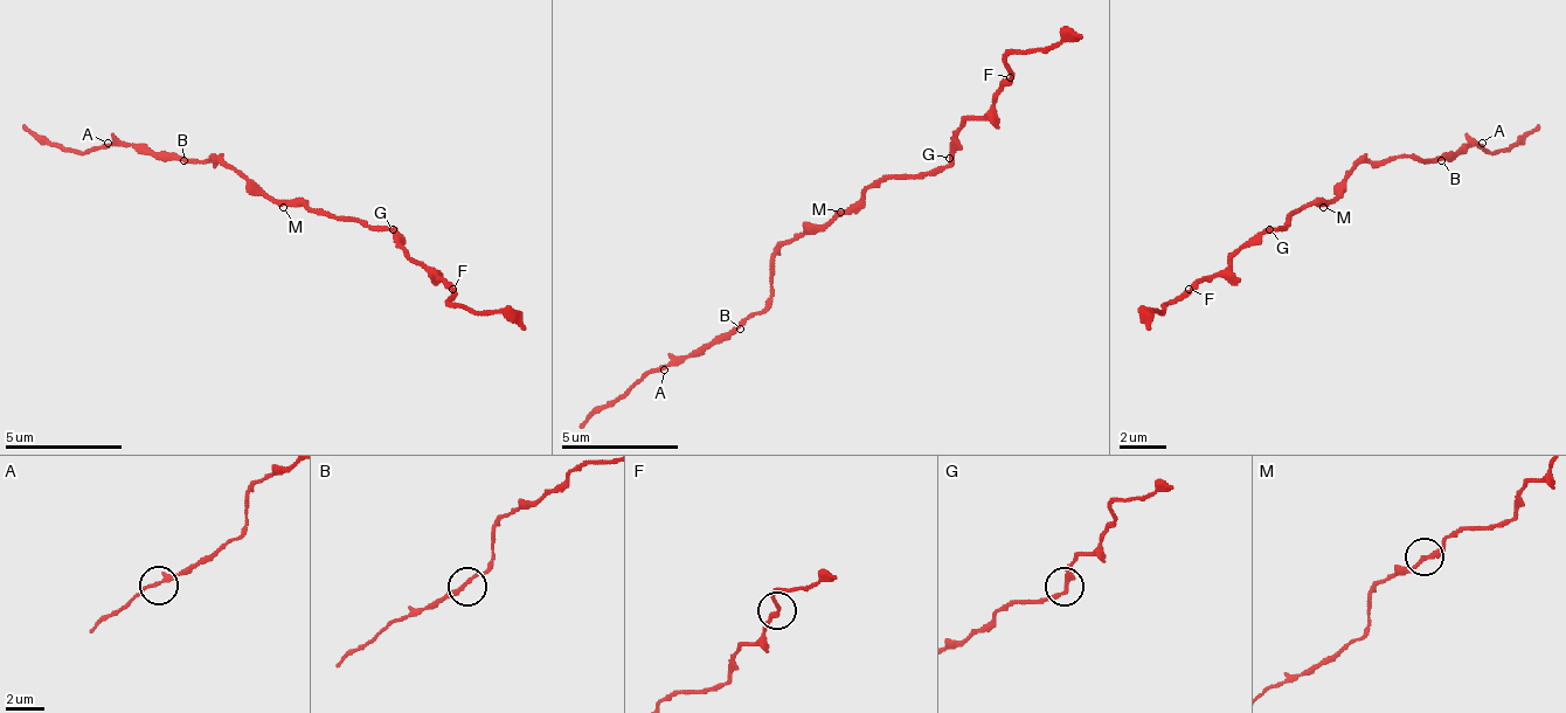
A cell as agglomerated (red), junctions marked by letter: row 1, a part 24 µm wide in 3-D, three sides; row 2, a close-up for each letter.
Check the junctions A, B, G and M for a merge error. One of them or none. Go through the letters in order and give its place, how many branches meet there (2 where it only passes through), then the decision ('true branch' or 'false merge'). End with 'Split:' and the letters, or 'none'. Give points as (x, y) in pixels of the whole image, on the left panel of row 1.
A: place (108, 143); branches 2; true branch
B: place (184, 160); branches 2; true branch
G: place (393, 229); branches 2; true branch
M: place (283, 207); branches 2; true branch
Split: none

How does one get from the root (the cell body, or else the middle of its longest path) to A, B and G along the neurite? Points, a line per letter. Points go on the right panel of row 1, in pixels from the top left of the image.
A: (1329, 201), (1359, 160), (1388, 160), (1394, 154), (1412, 154), (1418, 160), (1453, 160), (1470, 143), (1482, 143)
B: (1329, 201), (1359, 160), (1388, 160), (1394, 154), (1441, 160)
G: (1329, 201), (1305, 201), (1282, 225), (1270, 230)

